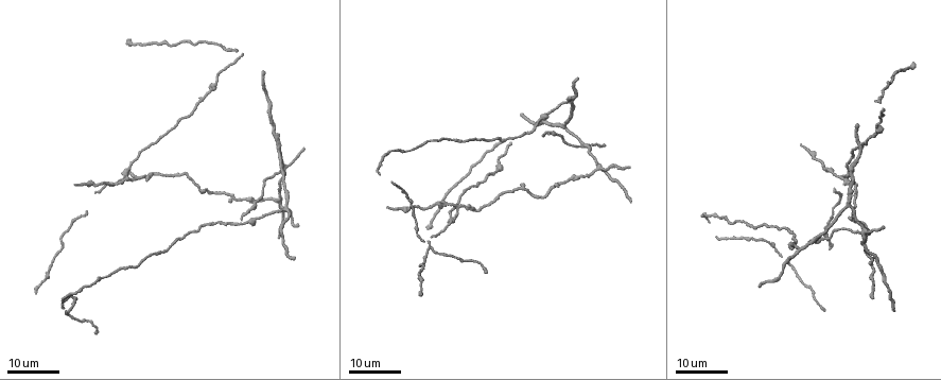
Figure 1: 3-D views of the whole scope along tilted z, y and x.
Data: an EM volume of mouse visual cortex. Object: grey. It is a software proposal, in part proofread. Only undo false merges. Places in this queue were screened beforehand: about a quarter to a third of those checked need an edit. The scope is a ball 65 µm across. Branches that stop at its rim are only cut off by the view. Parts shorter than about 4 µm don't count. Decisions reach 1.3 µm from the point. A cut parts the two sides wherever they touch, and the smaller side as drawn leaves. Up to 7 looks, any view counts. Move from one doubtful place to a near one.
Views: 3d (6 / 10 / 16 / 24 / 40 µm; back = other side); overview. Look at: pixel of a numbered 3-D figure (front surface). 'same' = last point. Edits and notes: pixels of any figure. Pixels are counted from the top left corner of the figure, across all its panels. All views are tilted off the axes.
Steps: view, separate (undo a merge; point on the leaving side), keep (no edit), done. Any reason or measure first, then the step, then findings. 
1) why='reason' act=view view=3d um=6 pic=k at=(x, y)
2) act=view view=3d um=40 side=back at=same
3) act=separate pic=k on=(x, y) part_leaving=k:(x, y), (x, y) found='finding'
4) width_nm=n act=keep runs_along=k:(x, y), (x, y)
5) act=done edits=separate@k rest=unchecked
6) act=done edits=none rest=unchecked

why='four or more arms meet' act=view view=3d um=24 pic=1 at=(451, 217)

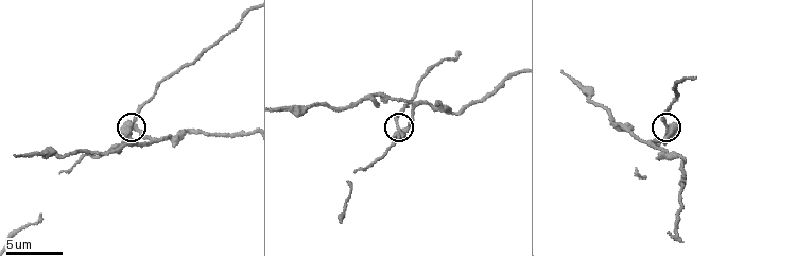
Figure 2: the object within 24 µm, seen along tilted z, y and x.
act=view view=3d um=6 pic=2 at=(397, 130)

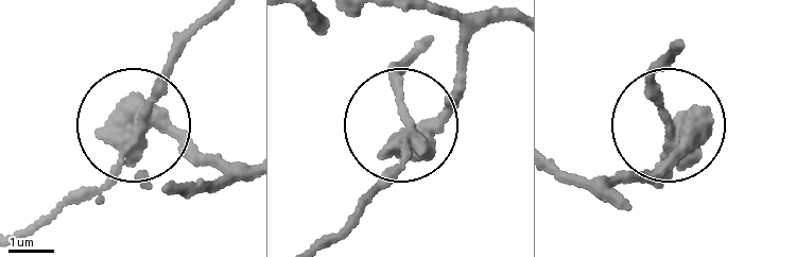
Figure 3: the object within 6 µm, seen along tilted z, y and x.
act=view view=3d um=6 side=back pic=3 at=(143, 121)

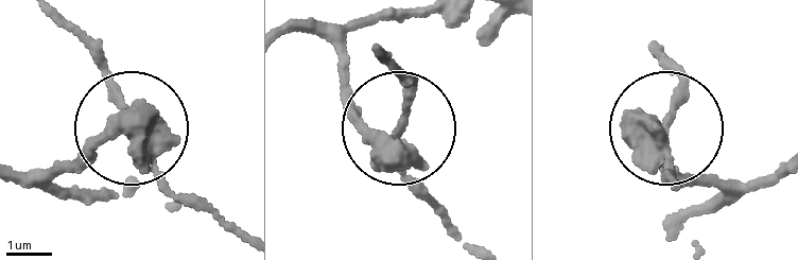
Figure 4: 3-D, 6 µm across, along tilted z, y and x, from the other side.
arms=4 act=separate pic=4 on=(77, 168) found='two neurons meet here'

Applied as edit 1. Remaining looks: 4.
why='sudden change in width' act=view view=3d um=24 pic=1 at=(877, 123)

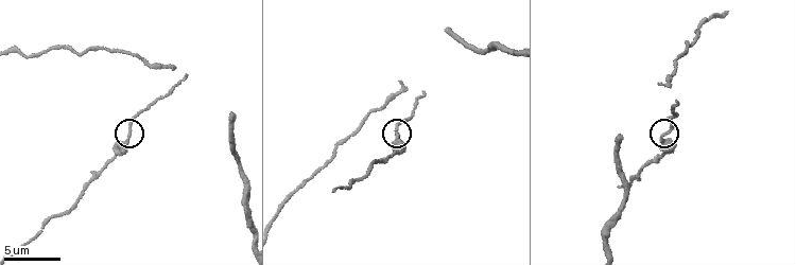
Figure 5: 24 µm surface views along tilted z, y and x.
act=view view=3d um=10 pic=5 at=(127, 140)

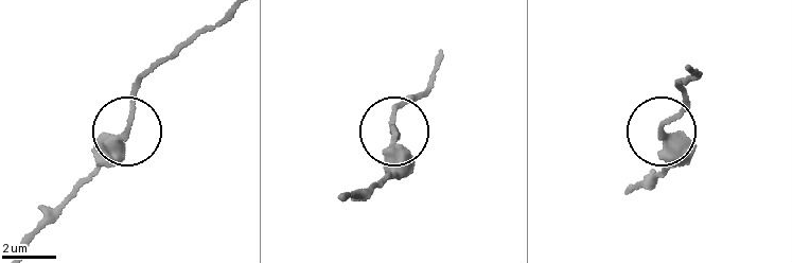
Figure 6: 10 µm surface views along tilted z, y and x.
act=keep found='all the same neuron'

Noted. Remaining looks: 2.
why='small branch off a trunk' act=view view=3d um=24 pic=1 at=(863, 234)

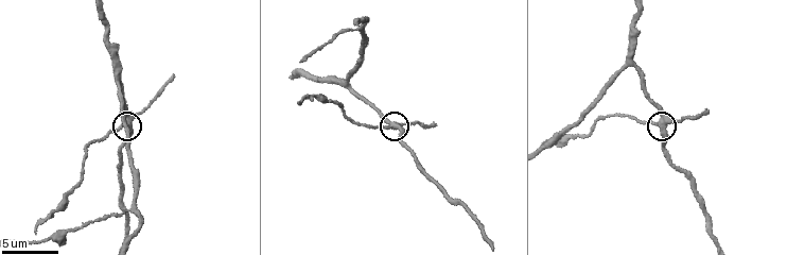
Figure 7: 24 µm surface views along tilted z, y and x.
act=view view=3d um=6 pic=7 at=(661, 125)

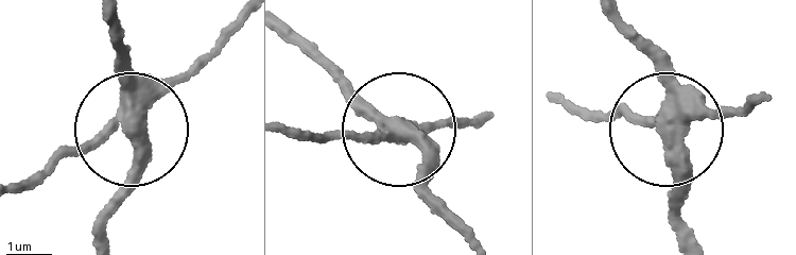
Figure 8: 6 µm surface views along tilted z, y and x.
side_arm_um=18 arms=3 act=separate pic=8 on=(93, 149) found='two neurons meet here'

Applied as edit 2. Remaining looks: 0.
act=done edits=separate@4,separate@8 rest=unchecked

